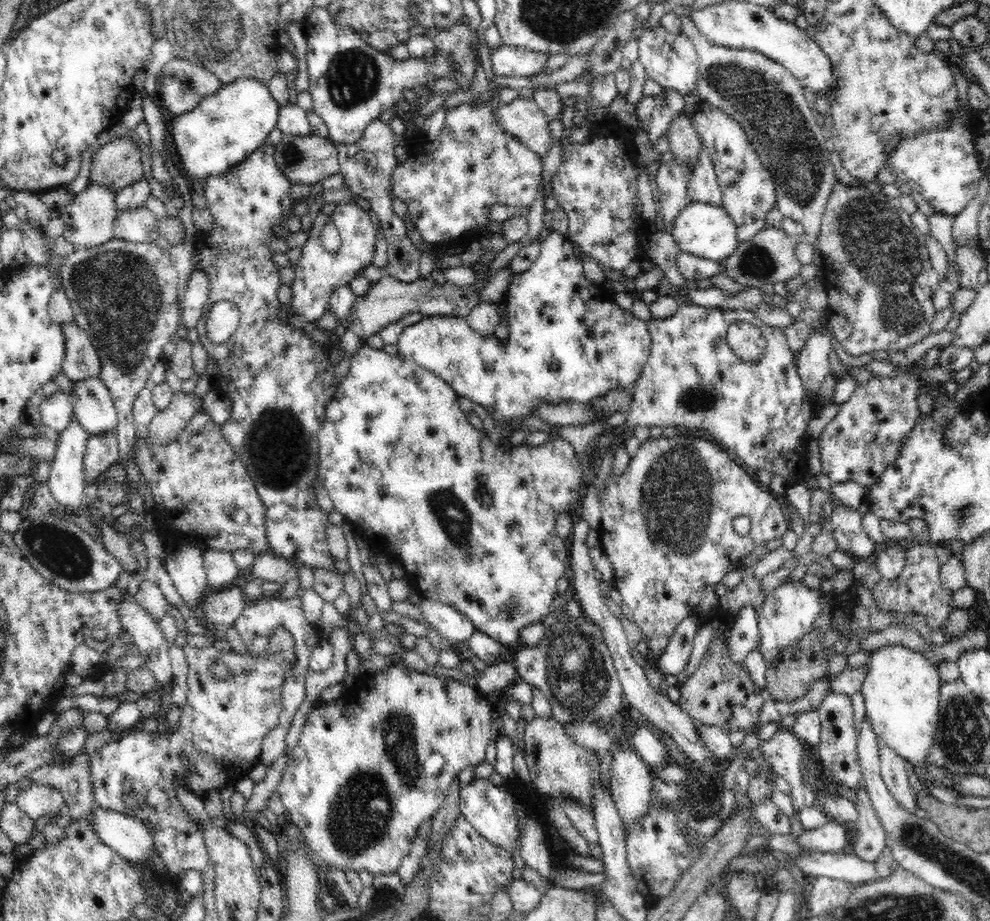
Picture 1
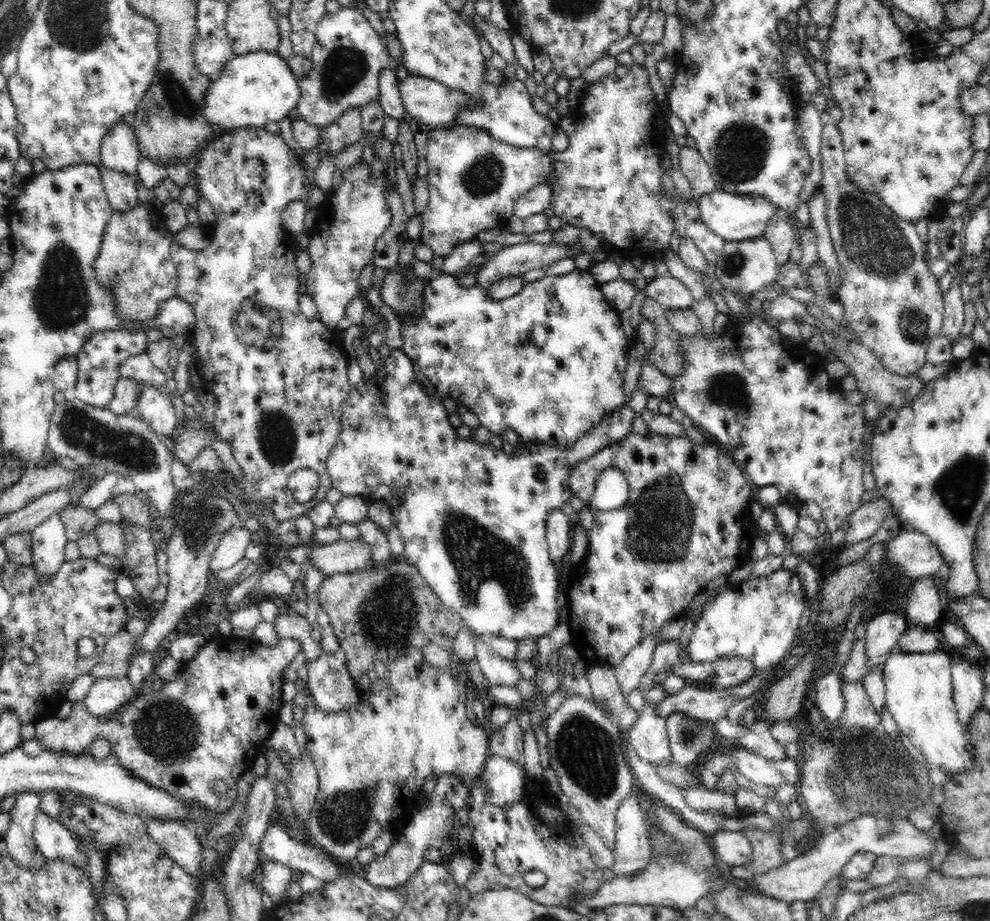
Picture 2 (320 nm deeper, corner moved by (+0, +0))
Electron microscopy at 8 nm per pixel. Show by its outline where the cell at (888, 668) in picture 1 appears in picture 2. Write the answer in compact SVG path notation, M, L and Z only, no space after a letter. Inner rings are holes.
M940 650L928 653L895 651L885 662L884 686L885 704L890 714L930 766L946 776L973 767L968 739L970 729L960 723L954 704L950 655Z

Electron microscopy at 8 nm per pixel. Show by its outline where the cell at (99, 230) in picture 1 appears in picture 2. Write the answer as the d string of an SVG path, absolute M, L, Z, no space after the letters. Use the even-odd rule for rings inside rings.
M123 119L114 123L103 136L100 157L99 168L136 176L142 157L134 127Z

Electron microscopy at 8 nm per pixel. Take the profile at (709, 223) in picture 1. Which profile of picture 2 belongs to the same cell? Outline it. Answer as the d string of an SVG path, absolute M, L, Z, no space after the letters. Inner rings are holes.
M716 189L696 198L698 210L702 222L708 225L708 229L715 235L724 238L725 241L748 240L763 236L766 225L772 216L782 213L772 201L760 195L742 195L726 192L724 189Z

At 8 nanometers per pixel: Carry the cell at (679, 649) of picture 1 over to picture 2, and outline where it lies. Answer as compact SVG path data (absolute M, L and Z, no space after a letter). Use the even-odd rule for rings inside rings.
M778 570L769 576L760 576L744 580L738 585L730 586L726 592L711 601L710 606L702 613L700 620L691 632L688 650L690 664L712 663L720 658L744 658L754 666L754 670L764 670L780 664L788 658L801 640L799 622L804 614L804 606L809 598L798 574L790 570Z

